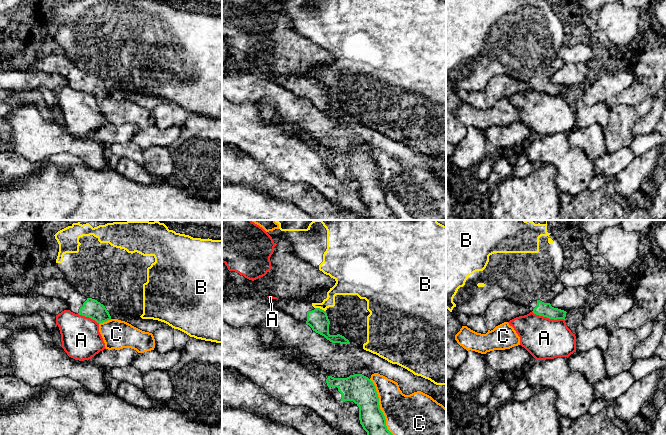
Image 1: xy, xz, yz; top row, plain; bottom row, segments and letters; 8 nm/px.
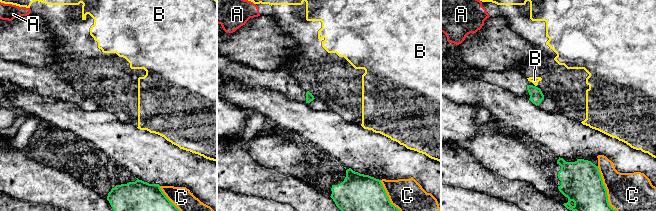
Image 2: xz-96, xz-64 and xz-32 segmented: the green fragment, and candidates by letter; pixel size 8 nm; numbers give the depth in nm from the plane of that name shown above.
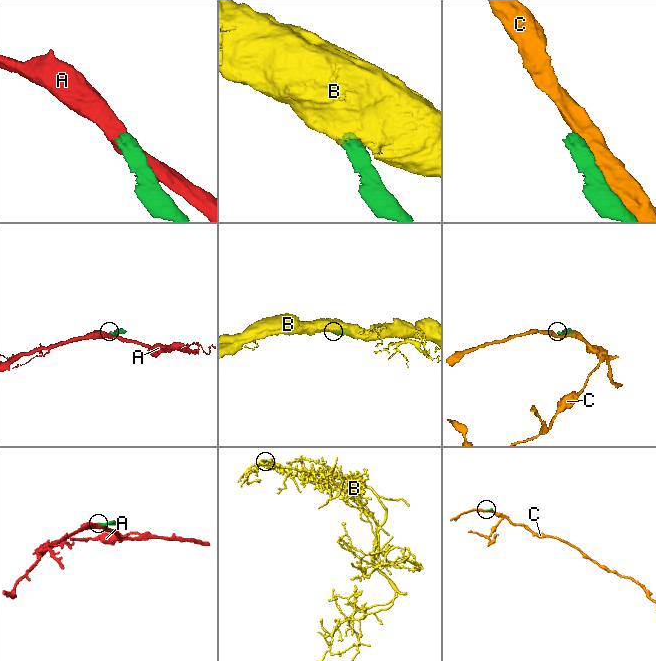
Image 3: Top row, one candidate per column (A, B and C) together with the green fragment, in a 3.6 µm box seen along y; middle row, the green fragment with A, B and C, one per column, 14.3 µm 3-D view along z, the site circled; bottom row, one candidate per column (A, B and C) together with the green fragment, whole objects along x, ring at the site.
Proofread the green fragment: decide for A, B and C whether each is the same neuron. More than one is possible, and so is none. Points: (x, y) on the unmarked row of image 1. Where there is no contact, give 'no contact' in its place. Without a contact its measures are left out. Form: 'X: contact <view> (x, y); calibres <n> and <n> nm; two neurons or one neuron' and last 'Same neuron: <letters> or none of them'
A: contact yz (548, 93); calibres 110 and 320 nm; two neurons
B: contact xz (319, 84); calibres 170 and 130 nm; two neurons
C: contact xz (381, 187); calibres 220 and 380 nm; two neurons
Same neuron: none of them

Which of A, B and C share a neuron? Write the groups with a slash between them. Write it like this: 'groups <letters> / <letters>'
groups A / B / C

